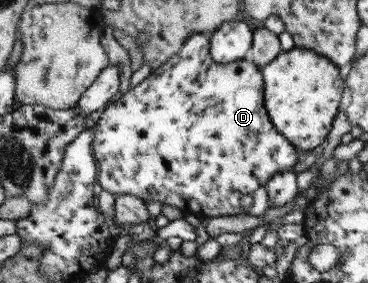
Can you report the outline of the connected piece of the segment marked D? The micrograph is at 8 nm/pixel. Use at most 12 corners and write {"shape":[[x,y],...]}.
{"shape":[[207,34],[99,115],[96,181],[197,218],[300,153]]}

